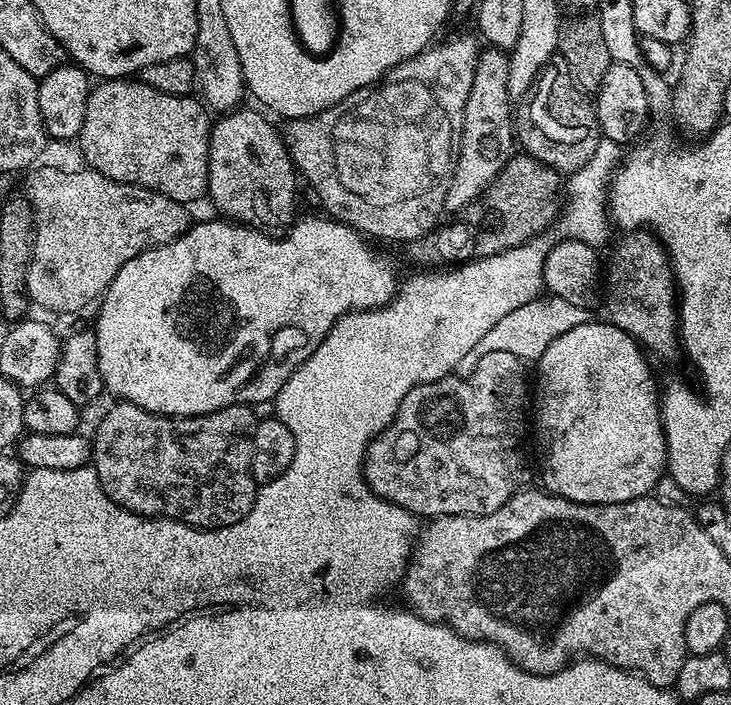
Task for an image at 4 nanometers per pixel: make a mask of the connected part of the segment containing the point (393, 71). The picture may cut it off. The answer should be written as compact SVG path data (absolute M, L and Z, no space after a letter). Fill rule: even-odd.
M460 32L445 44L433 43L417 56L391 68L384 79L369 88L358 90L304 120L287 121L288 129L283 129L282 135L288 157L297 173L303 179L305 176L306 184L318 190L320 208L331 219L349 224L373 241L409 242L422 238L441 223L452 165L458 162L460 153L470 82L474 82L474 66L478 66L482 51L477 37L473 36Z

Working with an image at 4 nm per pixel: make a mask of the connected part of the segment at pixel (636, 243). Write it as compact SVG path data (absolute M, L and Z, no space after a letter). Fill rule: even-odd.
M636 230L625 236L628 237L613 250L612 257L606 260L606 283L602 288L602 304L603 307L608 307L607 319L635 338L636 343L649 353L672 356L678 352L678 289L668 253L651 231Z

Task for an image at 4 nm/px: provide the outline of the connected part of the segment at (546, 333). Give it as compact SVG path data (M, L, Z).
M551 294L541 295L540 298L531 300L525 306L520 306L513 313L506 314L505 318L496 322L493 329L477 345L472 346L469 353L458 362L454 374L468 380L473 376L482 358L498 352L514 354L526 362L534 362L540 358L555 338L560 338L562 334L566 334L575 326L591 323L592 316L590 315L592 314L589 309L575 306L563 298Z

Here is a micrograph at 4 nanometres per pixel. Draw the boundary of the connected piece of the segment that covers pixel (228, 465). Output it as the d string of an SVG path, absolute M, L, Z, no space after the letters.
M116 402L113 405L113 408L101 418L100 425L96 428L96 436L91 437L92 458L90 464L98 474L98 482L102 486L102 490L115 504L139 516L177 520L183 524L189 524L191 528L229 528L234 526L234 522L238 522L242 518L246 518L246 514L250 514L258 491L256 479L252 477L252 435L258 423L258 416L252 413L255 411L249 405L231 404L220 412L207 412L201 416L163 416L154 414L150 410L142 410L133 404Z

